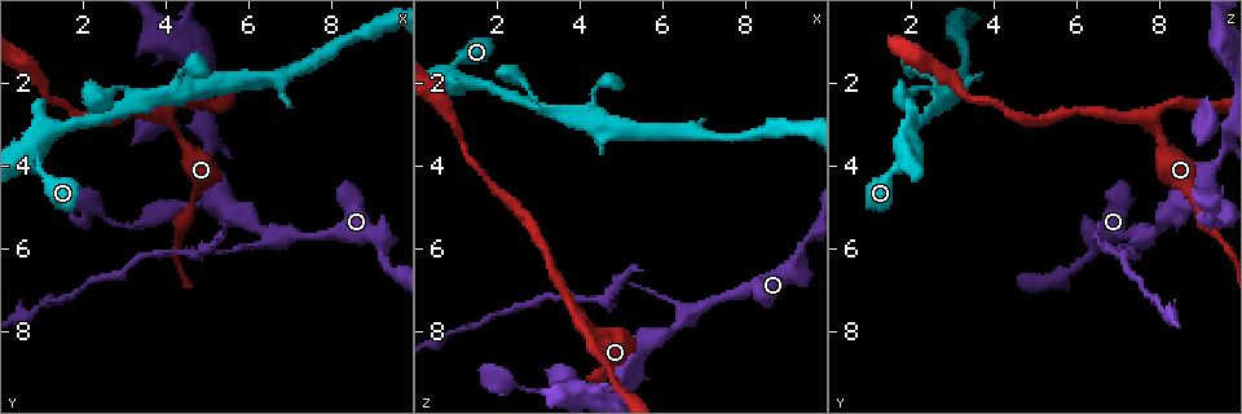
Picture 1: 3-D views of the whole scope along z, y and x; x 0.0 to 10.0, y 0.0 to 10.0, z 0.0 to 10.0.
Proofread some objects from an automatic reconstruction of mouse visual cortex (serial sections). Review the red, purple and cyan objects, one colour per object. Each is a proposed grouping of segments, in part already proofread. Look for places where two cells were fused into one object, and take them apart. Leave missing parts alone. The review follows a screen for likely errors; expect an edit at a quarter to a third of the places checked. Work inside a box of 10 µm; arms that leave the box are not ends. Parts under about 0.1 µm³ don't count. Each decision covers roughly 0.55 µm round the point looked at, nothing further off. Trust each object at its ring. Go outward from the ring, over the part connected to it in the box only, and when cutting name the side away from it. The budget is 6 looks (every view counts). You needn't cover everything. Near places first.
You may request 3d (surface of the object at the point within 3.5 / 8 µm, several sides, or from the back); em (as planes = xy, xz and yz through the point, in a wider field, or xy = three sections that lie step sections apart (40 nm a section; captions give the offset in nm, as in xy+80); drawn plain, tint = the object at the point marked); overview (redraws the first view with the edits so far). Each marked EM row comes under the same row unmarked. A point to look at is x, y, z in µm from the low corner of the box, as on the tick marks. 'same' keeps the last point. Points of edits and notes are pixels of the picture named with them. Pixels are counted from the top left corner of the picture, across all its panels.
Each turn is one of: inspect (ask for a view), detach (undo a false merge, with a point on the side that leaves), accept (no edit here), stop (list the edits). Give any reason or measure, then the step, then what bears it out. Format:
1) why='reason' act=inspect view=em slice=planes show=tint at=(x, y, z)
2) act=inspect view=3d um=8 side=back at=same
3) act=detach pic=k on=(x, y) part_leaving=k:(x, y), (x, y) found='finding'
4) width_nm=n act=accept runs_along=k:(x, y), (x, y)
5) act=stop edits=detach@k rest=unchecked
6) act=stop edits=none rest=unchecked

why='two arms in line, one across' act=inspect view=3d um=3.5 at=(6.65, 5.80, 7.60)

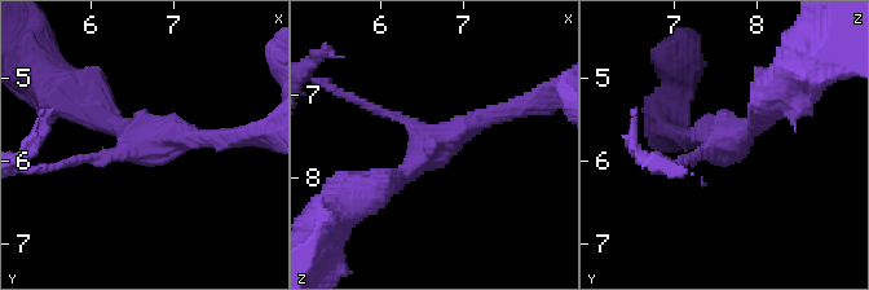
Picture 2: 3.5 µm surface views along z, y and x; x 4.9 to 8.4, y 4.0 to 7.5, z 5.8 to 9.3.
act=inspect view=em slice=xy step=1 show=tint at=(6.70, 5.80, 7.60)

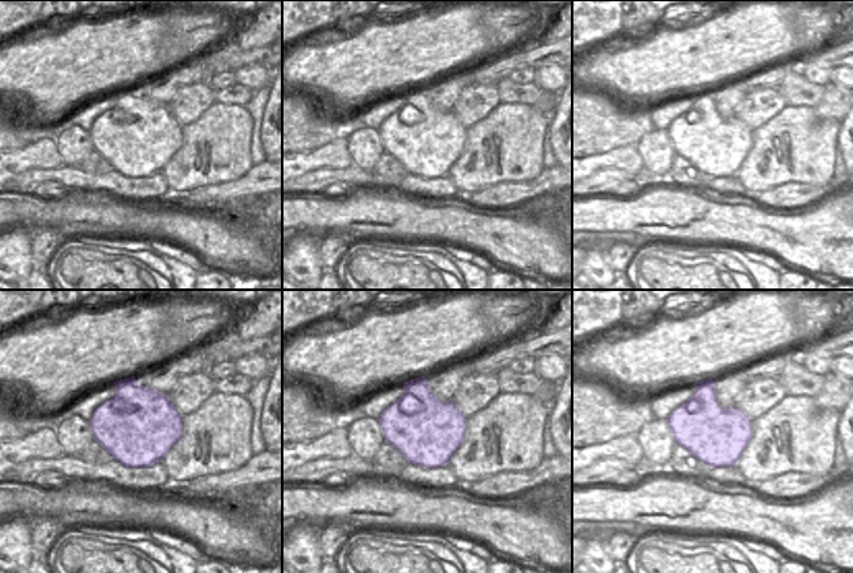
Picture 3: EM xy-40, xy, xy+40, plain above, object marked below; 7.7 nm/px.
arms=3 act=accept runs_along=2:(514, 110), (477, 119), (374, 187) found='one cell here'

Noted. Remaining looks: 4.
why='abrupt turn' act=inspect view=3d um=3.5 at=(5.15, 6.05, 6.75)

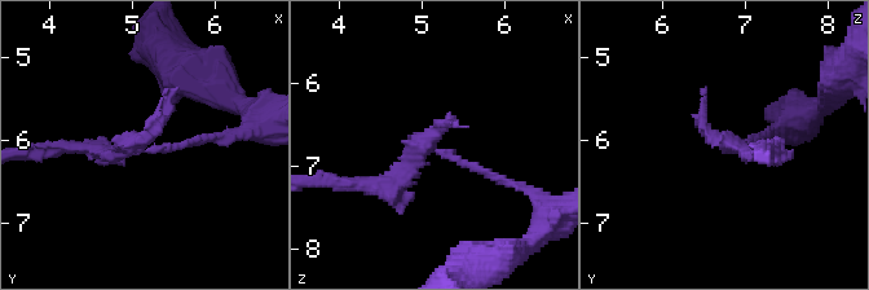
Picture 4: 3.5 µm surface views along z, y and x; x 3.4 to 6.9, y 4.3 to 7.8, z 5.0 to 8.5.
act=inspect view=em slice=xy step=5 show=tint at=(5.10, 6.05, 6.80)

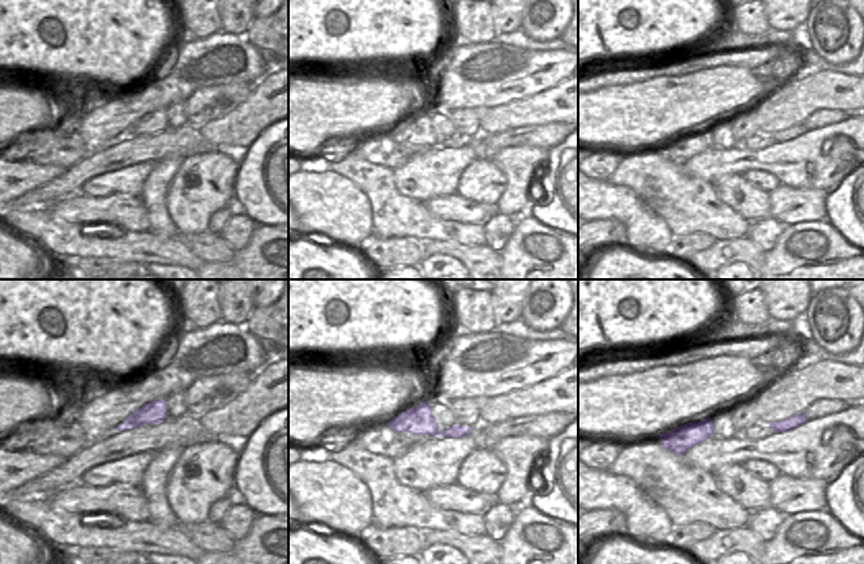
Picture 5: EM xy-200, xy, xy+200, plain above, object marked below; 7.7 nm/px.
act=detach pic=4 on=(164, 115) part_leaving=4:(141, 146), (34, 150) found='two cells meet here'

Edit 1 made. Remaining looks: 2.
why='sharp bend' act=inspect view=3d um=3.5 at=(4.05, 2.95, 7.70)

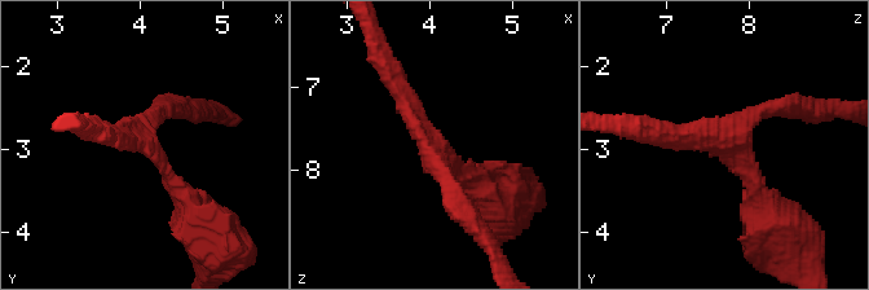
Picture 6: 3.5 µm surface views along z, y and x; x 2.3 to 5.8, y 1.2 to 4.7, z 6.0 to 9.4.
arms=3 arm_widths_nm=200,200,250 why='need the tissue' act=inspect view=em slice=planes show=tint at=(4.05, 2.90, 7.75)

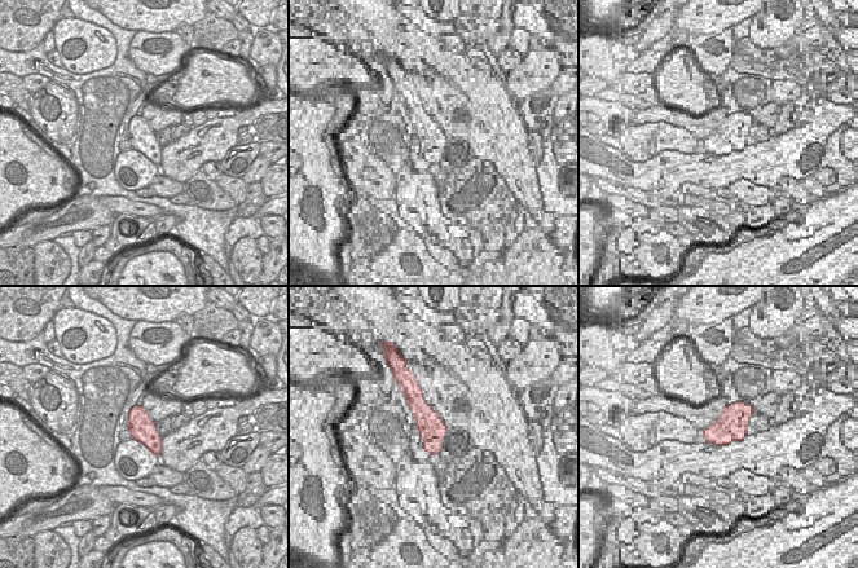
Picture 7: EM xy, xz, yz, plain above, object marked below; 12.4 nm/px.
act=accept found='one cell here'

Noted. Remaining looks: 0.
act=stop edits=detach@4 rest=unchecked

